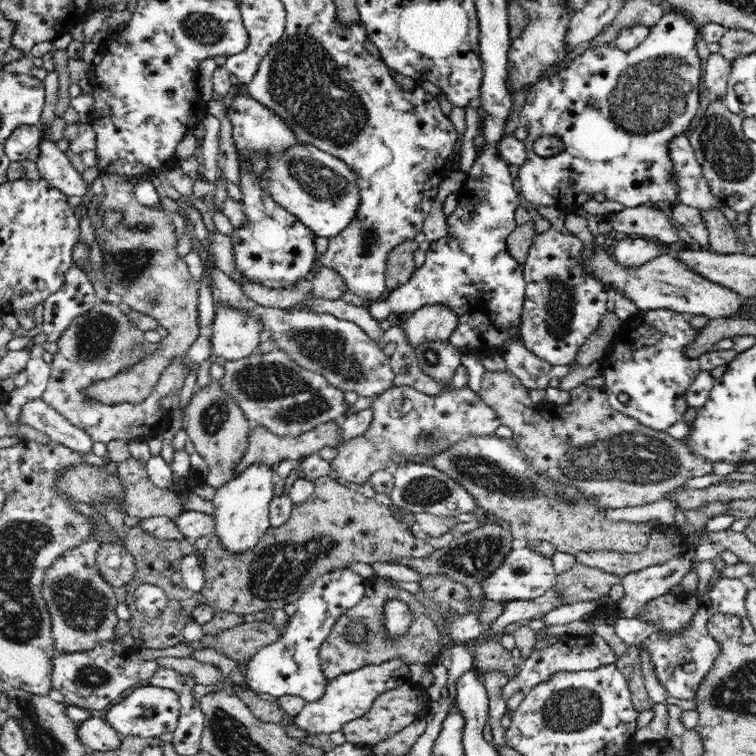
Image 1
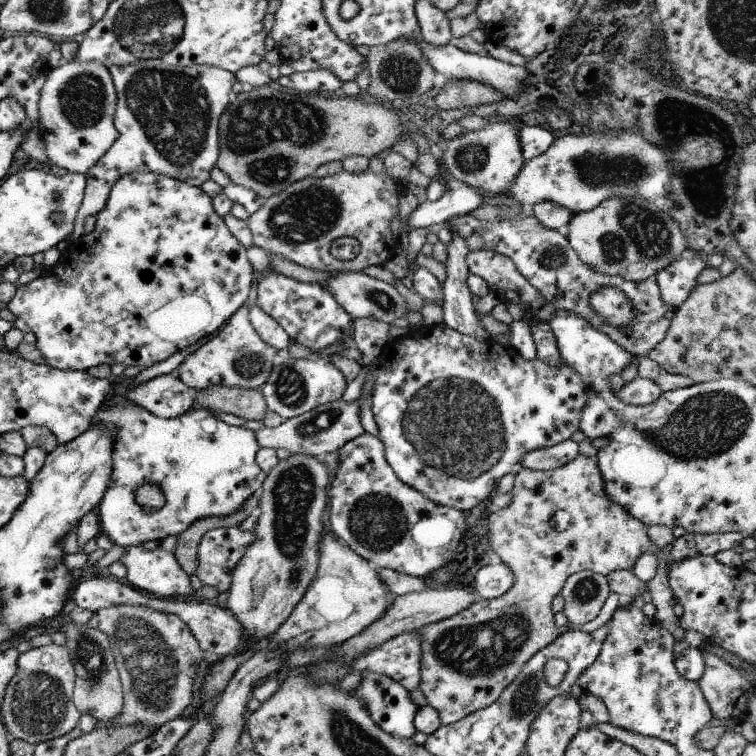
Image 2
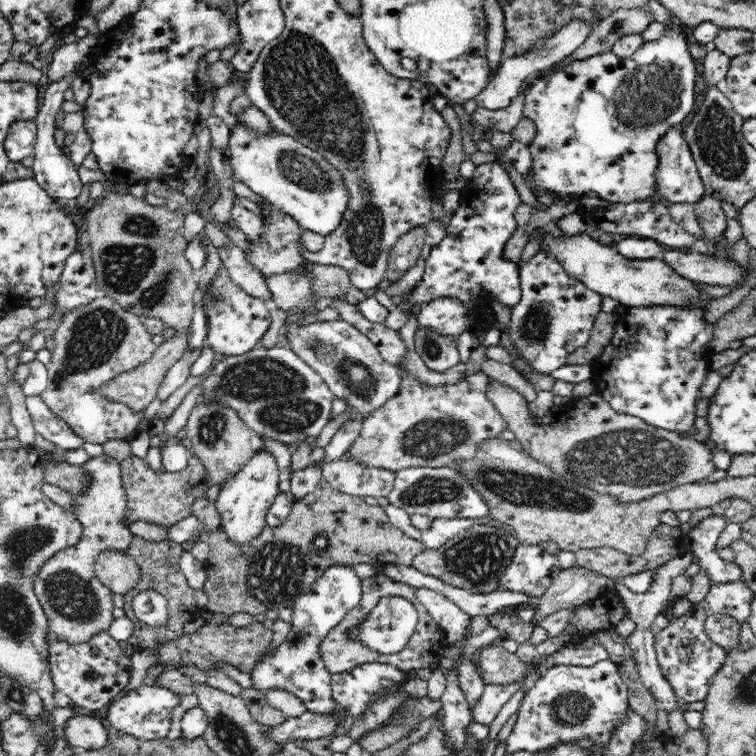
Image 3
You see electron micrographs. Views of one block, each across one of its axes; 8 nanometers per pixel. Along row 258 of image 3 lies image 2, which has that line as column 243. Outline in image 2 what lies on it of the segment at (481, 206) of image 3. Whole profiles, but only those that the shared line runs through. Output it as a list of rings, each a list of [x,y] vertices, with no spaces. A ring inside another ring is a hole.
[[[114,395],[99,408],[92,425],[106,425],[114,430],[111,484],[96,508],[100,533],[109,537],[114,545],[126,548],[152,540],[162,542],[168,536],[184,533],[200,519],[238,513],[267,478],[255,459],[261,447],[255,432],[242,425],[228,425],[204,407],[194,405],[179,417],[165,419],[133,403],[126,395]],[[146,482],[159,486],[163,492],[165,504],[160,510],[145,511],[136,503],[136,490]]]

